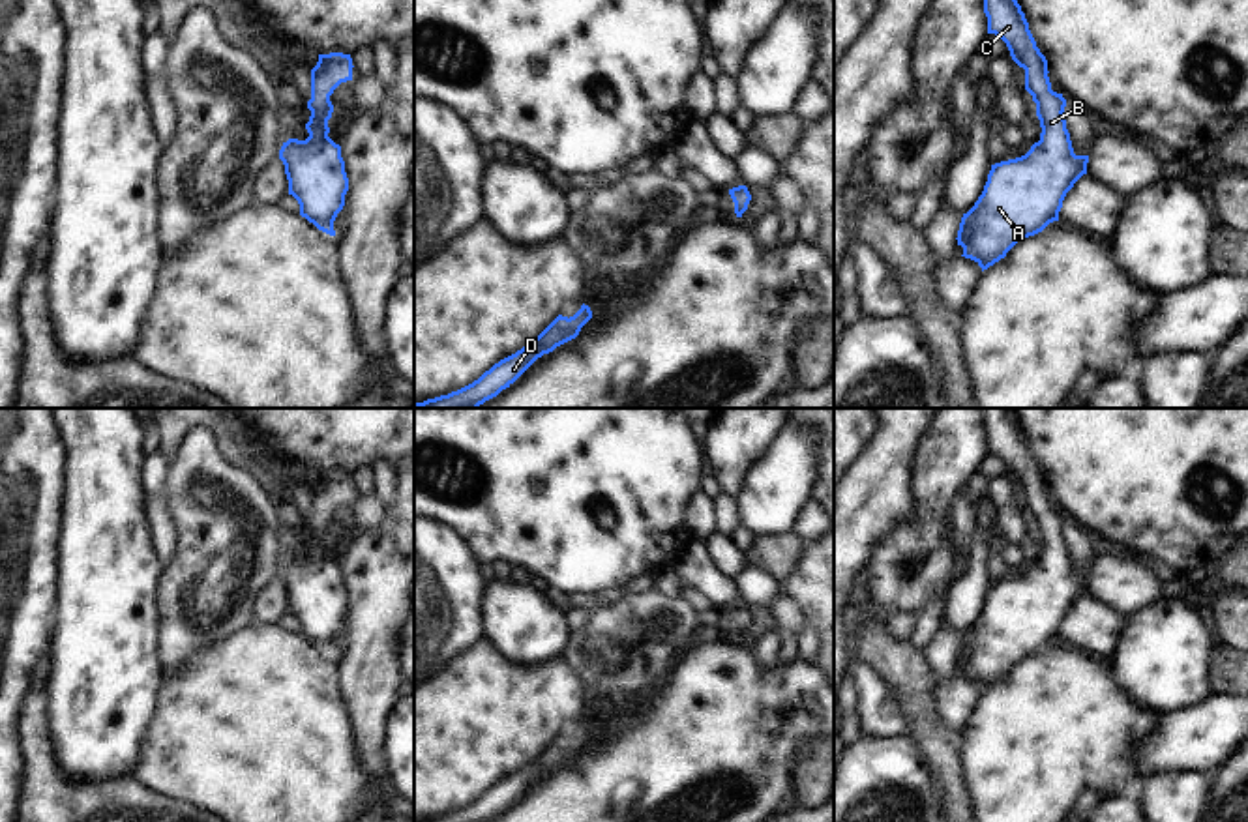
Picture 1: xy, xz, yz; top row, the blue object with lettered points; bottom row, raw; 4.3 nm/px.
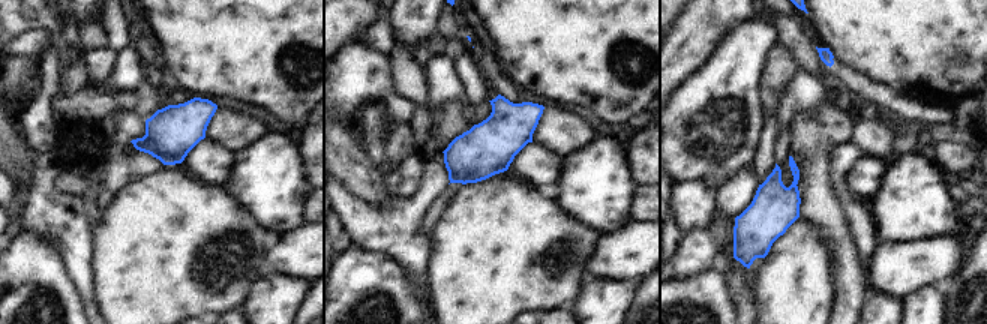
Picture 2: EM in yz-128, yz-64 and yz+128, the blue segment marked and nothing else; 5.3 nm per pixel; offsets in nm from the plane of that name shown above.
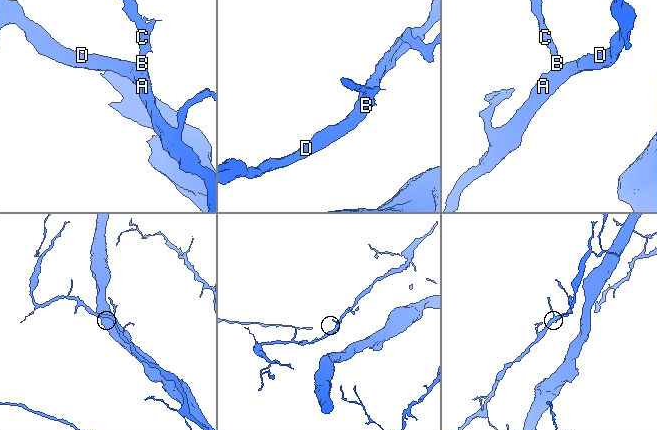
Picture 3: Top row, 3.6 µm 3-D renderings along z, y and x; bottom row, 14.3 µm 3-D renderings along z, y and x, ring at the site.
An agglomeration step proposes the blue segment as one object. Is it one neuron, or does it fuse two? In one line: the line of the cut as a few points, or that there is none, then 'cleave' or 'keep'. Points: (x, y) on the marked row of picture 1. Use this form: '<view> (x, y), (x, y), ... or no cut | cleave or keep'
no cut | keep

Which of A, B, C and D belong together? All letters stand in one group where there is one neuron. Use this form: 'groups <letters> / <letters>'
groups A B C D

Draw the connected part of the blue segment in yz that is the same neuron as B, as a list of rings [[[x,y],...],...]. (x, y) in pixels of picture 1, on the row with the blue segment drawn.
[[[984,0],[988,34],[999,36],[1025,69],[1025,90],[1036,103],[1040,140],[1016,159],[991,165],[974,206],[963,213],[958,245],[982,272],[1023,238],[1059,221],[1066,193],[1087,174],[1089,155],[1076,155],[1062,116],[1066,99],[1051,90],[1047,60],[1036,47],[1018,0]]]

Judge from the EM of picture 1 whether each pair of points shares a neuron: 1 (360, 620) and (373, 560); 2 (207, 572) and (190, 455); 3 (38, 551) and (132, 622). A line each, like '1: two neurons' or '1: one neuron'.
1: one neuron
2: one neuron
3: two neurons

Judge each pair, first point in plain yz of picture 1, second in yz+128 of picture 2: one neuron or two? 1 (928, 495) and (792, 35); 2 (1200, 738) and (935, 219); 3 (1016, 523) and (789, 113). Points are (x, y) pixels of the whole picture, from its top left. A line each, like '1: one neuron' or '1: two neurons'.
1: two neurons
2: two neurons
3: one neuron

